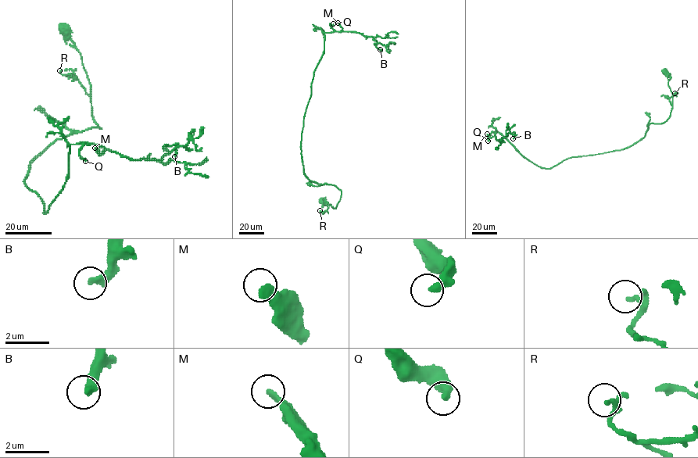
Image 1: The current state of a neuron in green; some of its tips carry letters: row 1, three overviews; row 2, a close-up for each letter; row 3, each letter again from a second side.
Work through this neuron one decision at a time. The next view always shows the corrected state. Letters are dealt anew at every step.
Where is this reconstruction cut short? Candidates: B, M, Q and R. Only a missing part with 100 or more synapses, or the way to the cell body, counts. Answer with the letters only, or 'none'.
none

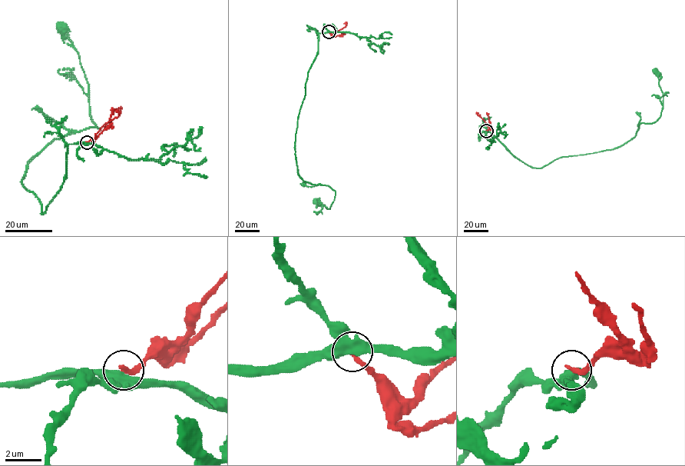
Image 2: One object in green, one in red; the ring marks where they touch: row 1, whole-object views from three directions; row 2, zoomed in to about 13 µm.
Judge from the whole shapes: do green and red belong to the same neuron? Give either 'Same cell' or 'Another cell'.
Another cell

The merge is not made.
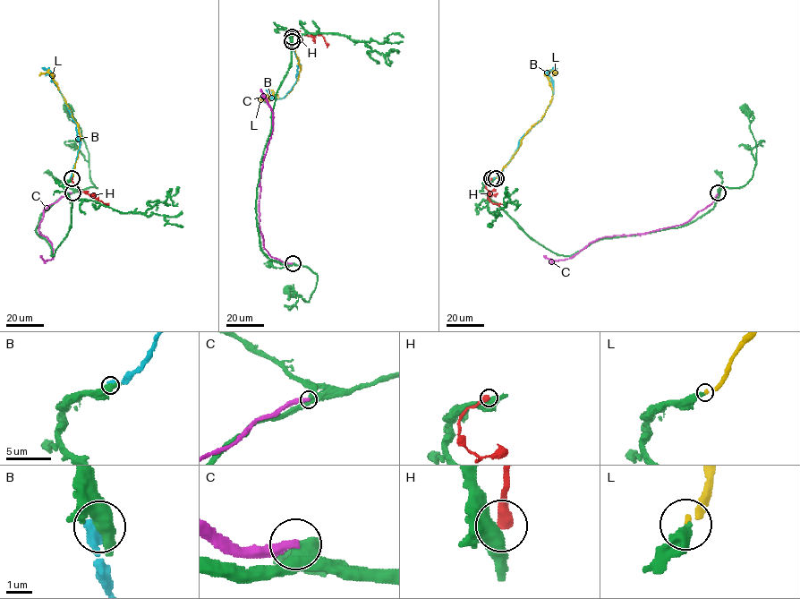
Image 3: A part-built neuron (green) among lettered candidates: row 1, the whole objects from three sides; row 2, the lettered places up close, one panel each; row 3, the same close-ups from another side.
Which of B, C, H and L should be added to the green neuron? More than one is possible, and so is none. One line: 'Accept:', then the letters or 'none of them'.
Accept: L

